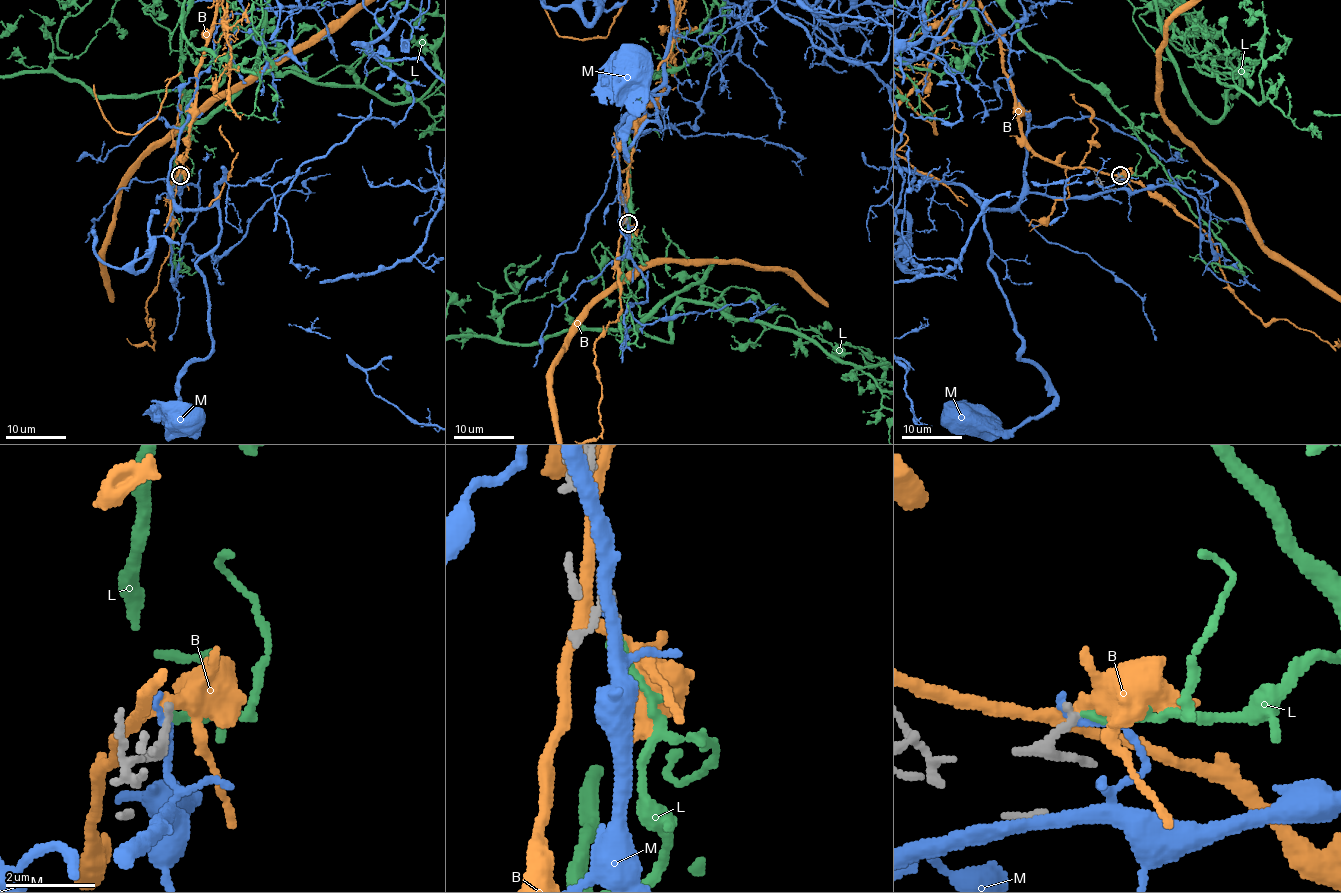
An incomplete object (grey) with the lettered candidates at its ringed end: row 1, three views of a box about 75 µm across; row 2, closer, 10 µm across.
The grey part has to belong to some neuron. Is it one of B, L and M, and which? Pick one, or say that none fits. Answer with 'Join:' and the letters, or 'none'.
Join: L

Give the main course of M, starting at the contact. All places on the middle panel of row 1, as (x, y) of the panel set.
M: (627, 222), (617, 131), (668, 89), (644, 92), (659, 125), (649, 122), (626, 157), (626, 64)

